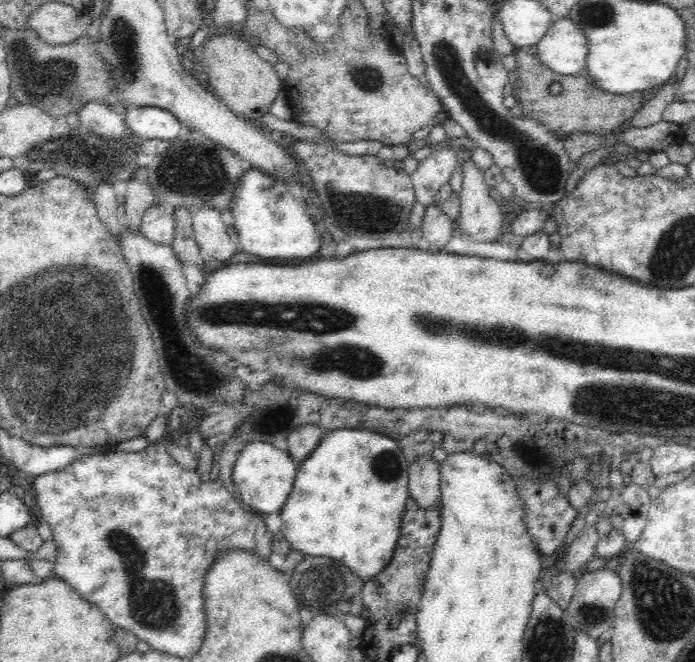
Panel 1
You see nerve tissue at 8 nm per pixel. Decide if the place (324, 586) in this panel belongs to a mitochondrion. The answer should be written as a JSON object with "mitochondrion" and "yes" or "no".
{"mitochondrion":"yes"}

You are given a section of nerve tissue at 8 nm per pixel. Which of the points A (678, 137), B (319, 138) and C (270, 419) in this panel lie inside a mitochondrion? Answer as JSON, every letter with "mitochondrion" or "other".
{"A":"other","B":"other","C":"mitochondrion"}

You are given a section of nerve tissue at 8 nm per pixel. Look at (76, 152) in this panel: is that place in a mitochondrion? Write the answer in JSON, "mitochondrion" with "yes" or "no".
{"mitochondrion":"yes"}

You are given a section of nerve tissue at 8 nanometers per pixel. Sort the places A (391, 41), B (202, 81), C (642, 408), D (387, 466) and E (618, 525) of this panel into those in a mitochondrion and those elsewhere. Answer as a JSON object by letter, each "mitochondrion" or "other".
{"A":"other","B":"other","C":"mitochondrion","D":"mitochondrion","E":"other"}

